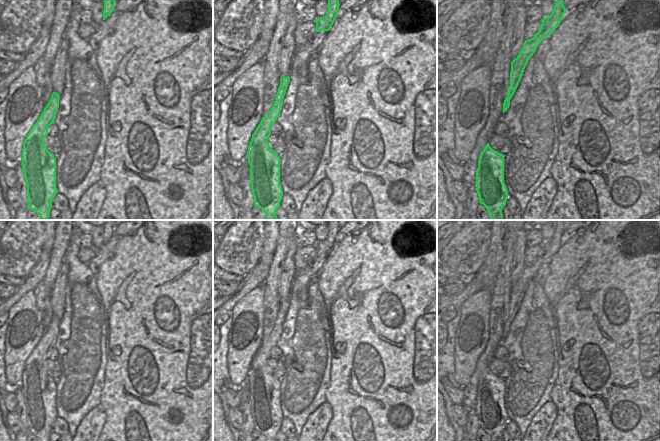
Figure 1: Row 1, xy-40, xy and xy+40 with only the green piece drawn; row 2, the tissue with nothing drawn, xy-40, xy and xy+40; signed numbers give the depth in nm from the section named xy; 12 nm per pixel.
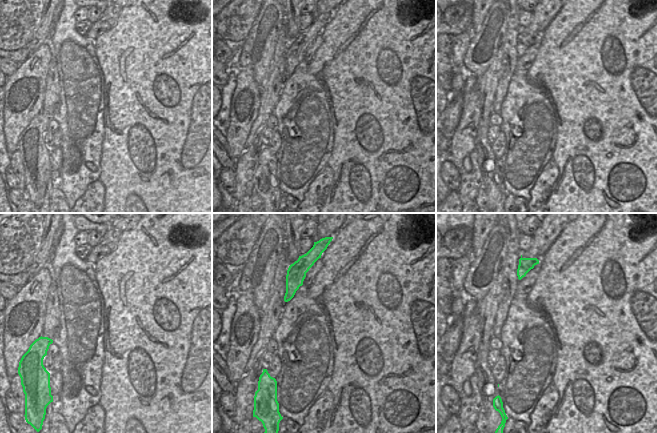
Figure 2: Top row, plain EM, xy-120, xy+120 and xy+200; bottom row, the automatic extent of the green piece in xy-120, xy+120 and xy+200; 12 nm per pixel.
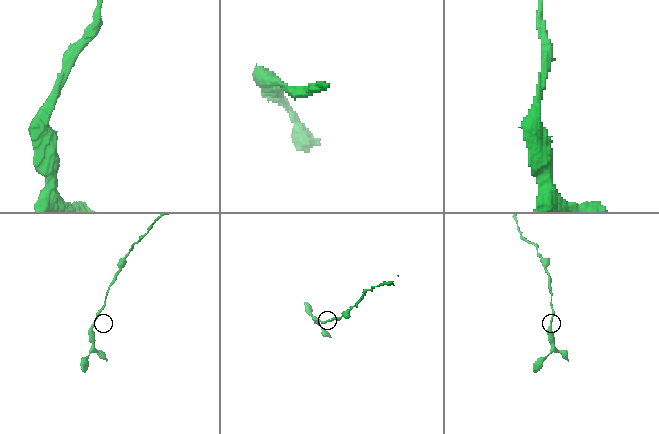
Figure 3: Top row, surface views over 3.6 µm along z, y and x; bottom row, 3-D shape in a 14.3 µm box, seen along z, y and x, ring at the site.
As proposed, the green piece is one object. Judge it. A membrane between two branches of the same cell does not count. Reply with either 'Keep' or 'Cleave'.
Keep.

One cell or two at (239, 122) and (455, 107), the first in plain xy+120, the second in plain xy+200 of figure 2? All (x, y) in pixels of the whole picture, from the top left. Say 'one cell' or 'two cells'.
two cells

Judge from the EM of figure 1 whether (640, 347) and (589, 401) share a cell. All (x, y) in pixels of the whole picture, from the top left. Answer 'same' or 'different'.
same

